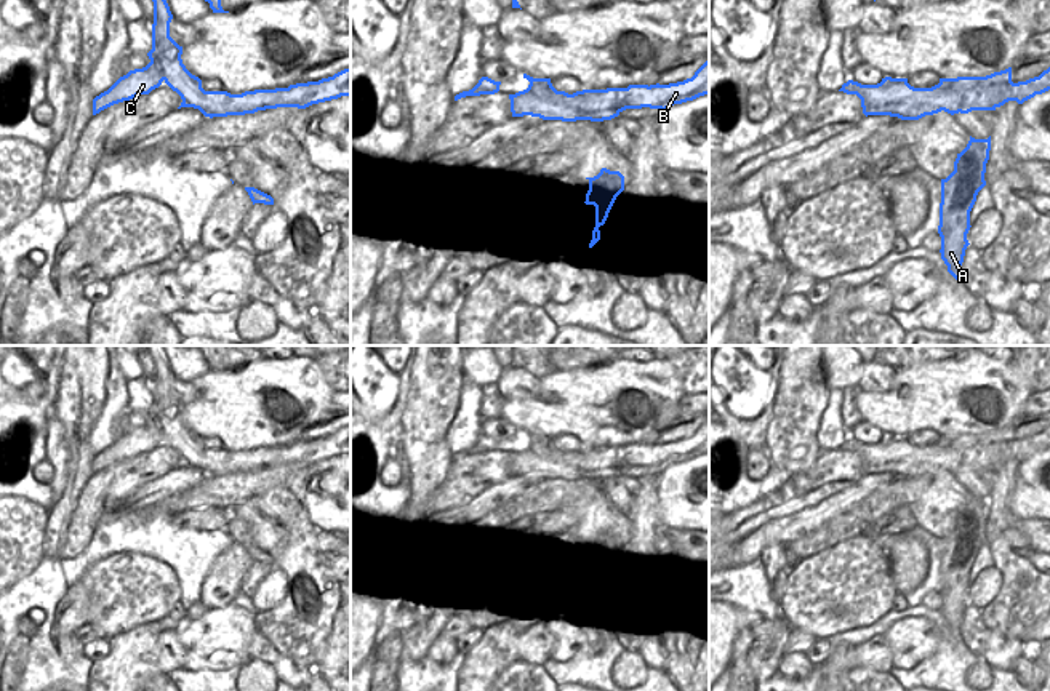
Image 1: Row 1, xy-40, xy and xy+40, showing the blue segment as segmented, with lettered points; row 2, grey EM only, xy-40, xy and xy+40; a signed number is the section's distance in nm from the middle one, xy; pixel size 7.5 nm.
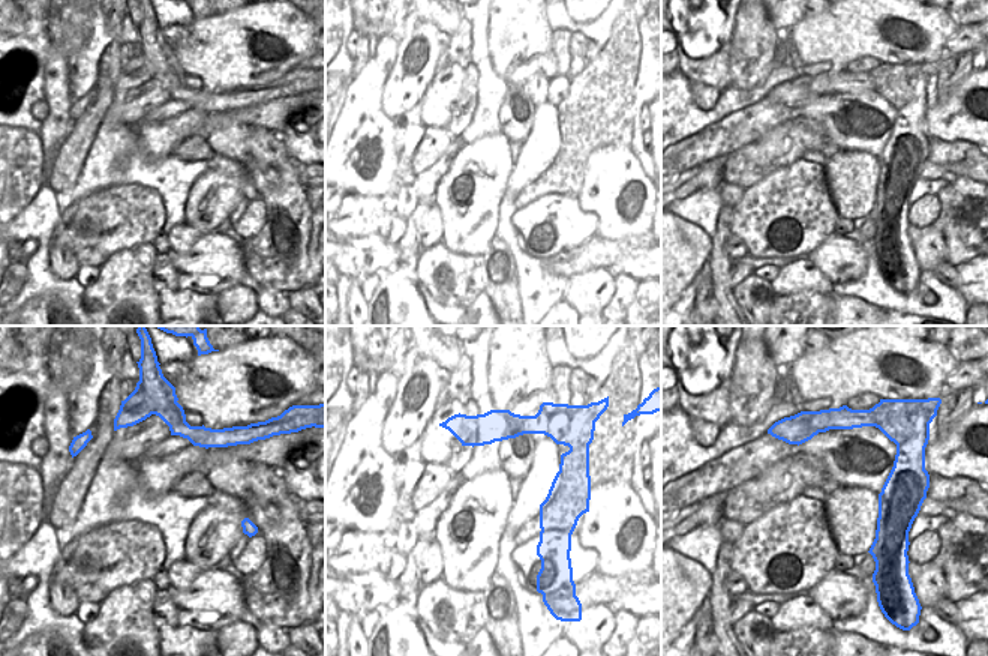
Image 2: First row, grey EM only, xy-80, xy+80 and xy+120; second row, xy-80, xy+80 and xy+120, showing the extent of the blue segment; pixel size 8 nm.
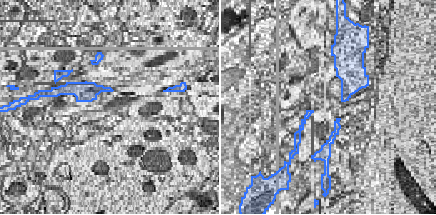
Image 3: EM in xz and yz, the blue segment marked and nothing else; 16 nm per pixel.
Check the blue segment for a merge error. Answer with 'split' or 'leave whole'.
split

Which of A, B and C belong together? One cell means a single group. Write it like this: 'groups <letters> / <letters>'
groups A / B C

